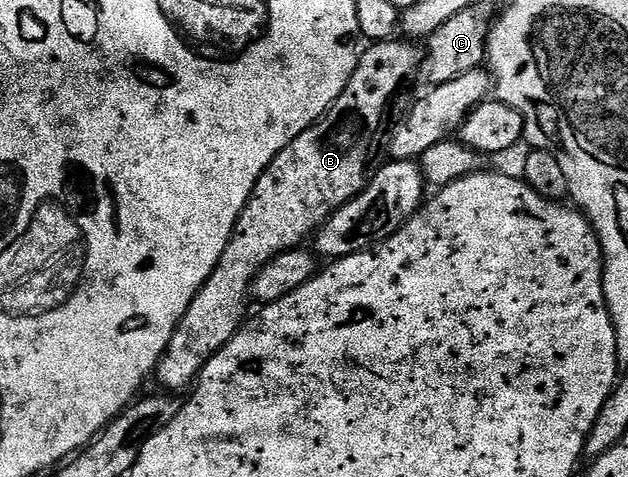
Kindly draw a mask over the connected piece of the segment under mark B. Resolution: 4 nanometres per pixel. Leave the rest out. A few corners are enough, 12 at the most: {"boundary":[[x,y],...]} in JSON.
{"boundary":[[425,52],[360,55],[261,174],[153,376],[179,394],[244,327],[251,283],[388,159]]}

